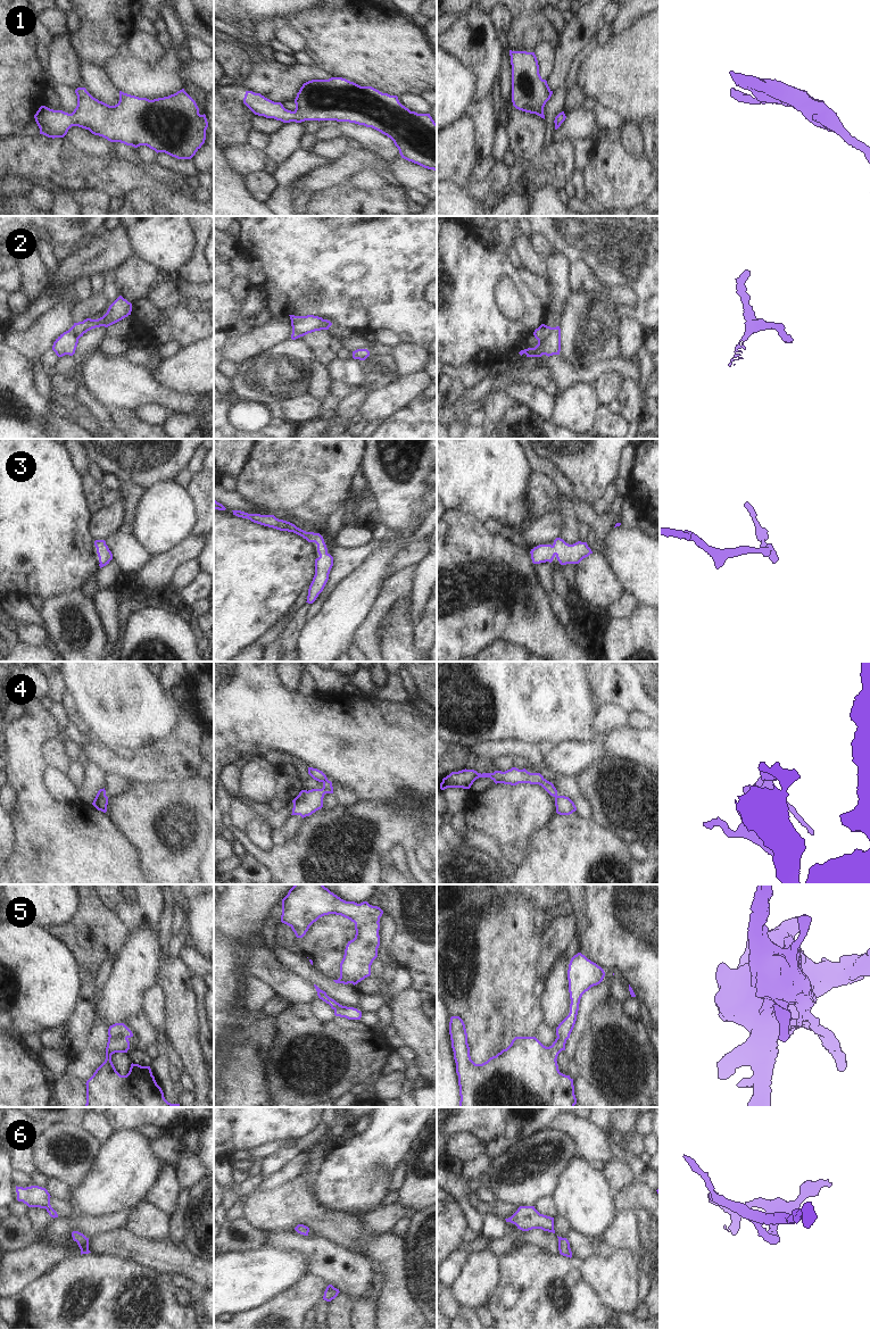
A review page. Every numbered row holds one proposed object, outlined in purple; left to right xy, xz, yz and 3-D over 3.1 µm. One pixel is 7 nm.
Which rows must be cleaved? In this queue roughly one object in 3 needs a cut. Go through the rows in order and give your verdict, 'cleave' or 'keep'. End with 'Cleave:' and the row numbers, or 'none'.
1: keep
2: cleave
3: keep
4: cleave
5: keep
6: keep
Cleave: 2, 4

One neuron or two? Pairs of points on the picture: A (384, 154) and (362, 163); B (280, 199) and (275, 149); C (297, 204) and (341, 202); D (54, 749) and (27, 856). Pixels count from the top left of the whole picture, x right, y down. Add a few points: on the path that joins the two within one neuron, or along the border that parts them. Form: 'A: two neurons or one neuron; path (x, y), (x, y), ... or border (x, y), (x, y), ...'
A: two neurons; border (361, 147), (380, 158)
B: two neurons; border (298, 149), (281, 163), (272, 166)
C: two neurons; border (311, 196), (306, 204)
D: two neurons; border (47, 739), (41, 748), (41, 758), (47, 766)

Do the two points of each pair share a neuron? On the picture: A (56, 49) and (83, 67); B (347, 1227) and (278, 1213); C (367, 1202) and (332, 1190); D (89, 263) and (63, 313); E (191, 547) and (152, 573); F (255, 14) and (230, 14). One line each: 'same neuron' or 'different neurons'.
A: different neurons
B: same neuron
C: same neuron
D: same neuron
E: same neuron
F: different neurons

